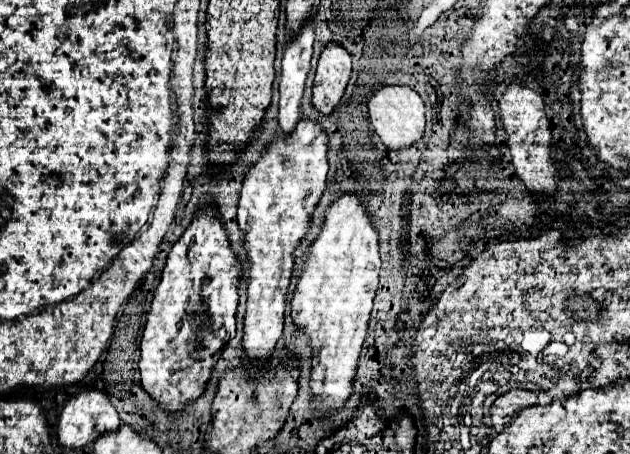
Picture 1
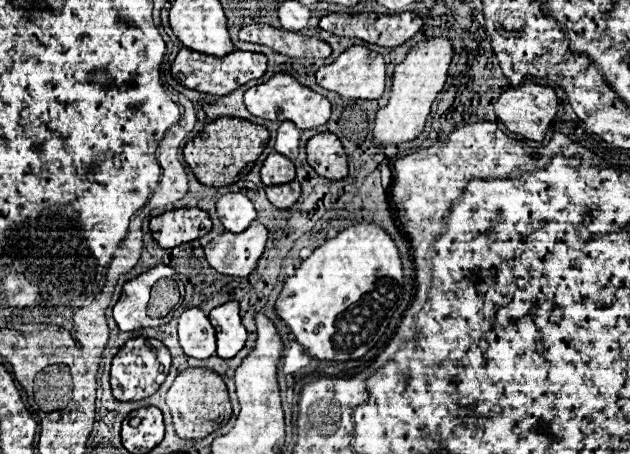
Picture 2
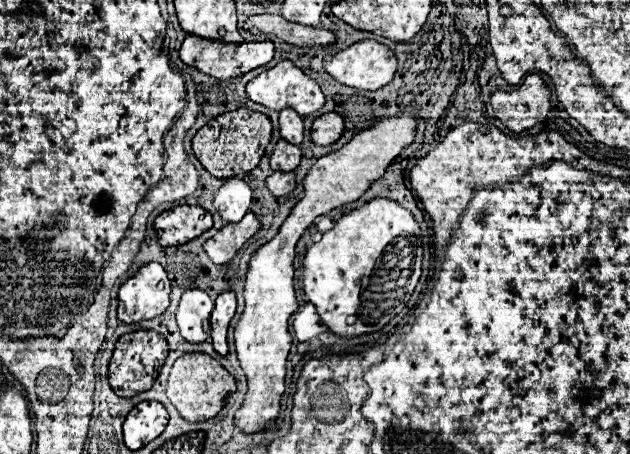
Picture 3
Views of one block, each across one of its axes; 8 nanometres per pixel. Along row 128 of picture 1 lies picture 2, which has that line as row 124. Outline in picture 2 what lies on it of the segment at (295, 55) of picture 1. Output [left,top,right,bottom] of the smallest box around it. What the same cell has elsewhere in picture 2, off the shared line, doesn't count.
[274,122,300,160]

